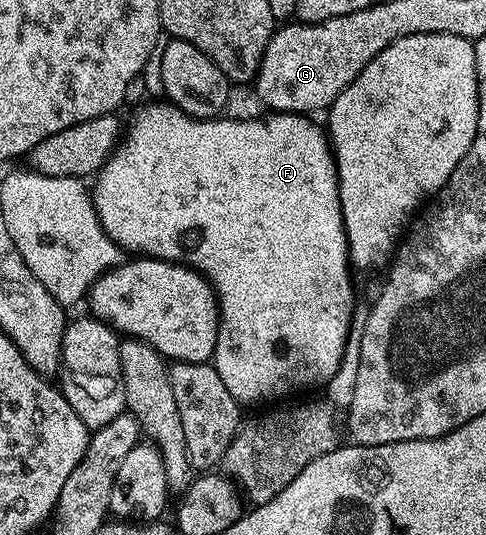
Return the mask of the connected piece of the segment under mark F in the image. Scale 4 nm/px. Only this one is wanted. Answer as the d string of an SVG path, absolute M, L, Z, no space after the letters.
M169 101L163 103L151 103L148 107L143 107L131 119L131 124L126 124L125 134L120 138L118 147L115 148L114 155L107 158L107 164L100 169L94 176L93 182L93 198L95 200L95 212L101 221L101 225L105 229L105 233L118 246L122 247L124 252L134 253L139 257L150 257L153 259L163 259L167 263L182 263L184 267L192 267L199 274L206 277L211 282L211 287L215 291L215 298L219 301L219 340L215 346L213 356L213 365L217 369L217 373L221 377L221 381L225 381L225 389L229 389L229 393L240 404L247 403L263 403L266 399L279 399L282 395L287 395L291 390L303 391L306 387L319 387L330 384L333 373L339 371L339 366L343 360L343 354L347 351L347 340L351 337L351 328L356 322L355 319L355 283L351 280L351 271L353 272L353 264L351 254L347 248L347 234L345 233L345 225L343 224L343 214L341 213L341 201L339 200L339 174L335 168L335 153L331 149L331 140L328 132L322 126L319 127L314 123L314 118L308 117L306 114L293 115L289 111L280 111L278 113L268 114L267 123L263 119L227 119L228 117L216 117L214 119L195 119L191 115L187 115L179 107L174 107Z

